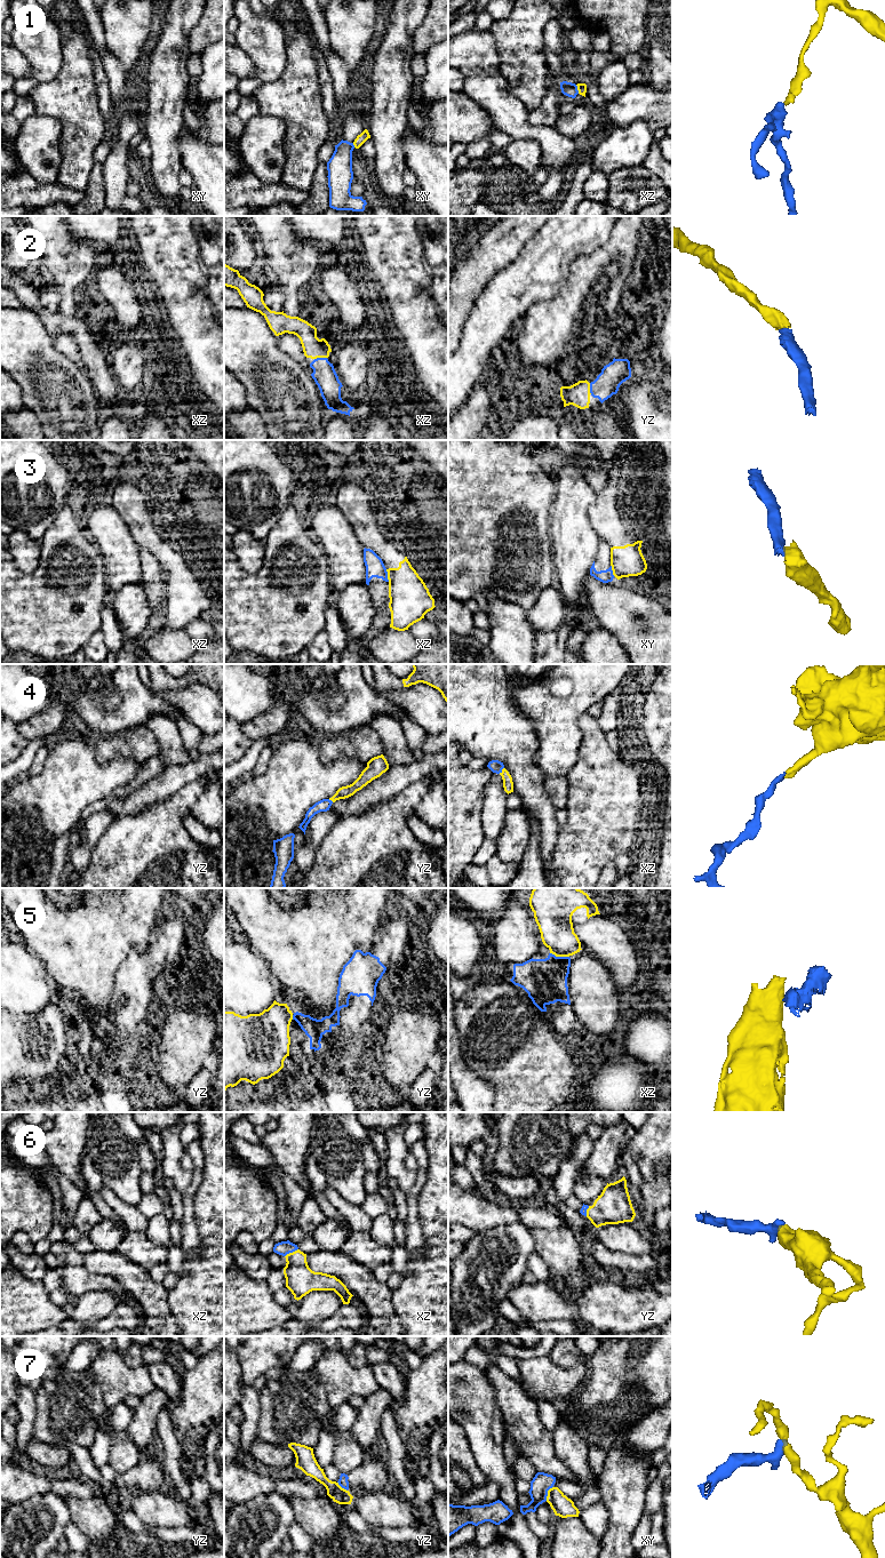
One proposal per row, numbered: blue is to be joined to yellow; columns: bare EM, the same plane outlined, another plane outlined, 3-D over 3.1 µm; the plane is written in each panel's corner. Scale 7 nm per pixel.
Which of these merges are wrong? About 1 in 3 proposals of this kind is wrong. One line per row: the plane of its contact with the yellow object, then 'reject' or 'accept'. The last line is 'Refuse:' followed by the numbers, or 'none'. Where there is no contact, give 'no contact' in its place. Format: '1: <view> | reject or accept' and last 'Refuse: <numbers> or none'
1: xz | reject
2: xz | accept
3: xz | reject
4: xz | accept
5: xz | reject
6: xz | accept
7: xy | reject
Refuse: 1, 3, 5, 7

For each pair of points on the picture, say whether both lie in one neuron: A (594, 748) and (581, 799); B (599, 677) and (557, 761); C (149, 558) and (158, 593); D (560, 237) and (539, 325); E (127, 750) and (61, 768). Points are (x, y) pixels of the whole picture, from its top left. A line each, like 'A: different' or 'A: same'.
A: same
B: same
C: same
D: different
E: different

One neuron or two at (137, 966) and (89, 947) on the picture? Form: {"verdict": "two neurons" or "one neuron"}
{"verdict": "two neurons"}

